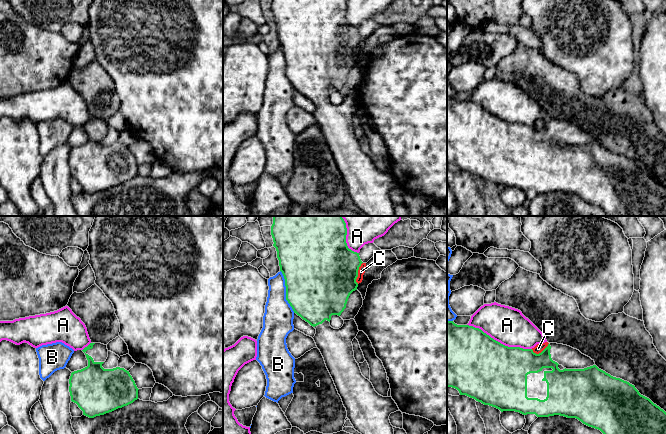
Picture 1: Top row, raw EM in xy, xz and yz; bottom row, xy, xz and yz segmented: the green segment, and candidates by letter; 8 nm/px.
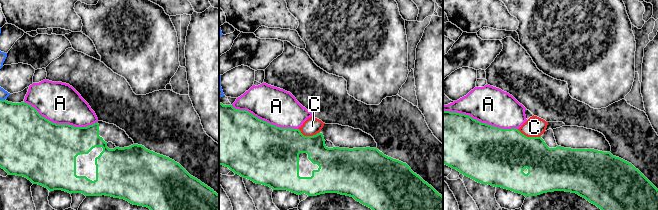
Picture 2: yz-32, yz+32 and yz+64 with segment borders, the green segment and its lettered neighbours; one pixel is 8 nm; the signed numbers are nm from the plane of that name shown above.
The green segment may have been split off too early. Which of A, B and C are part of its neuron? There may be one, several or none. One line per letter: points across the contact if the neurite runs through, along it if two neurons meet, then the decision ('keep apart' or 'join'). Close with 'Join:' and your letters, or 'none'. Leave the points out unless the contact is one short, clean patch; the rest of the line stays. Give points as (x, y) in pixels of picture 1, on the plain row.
A: keep apart
B: keep apart
C: keep apart
Join: none

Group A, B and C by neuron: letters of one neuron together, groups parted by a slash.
A / B / C

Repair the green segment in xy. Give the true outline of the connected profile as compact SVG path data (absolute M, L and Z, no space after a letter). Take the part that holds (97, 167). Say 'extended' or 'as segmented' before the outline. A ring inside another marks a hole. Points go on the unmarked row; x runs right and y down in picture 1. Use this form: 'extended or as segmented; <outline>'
extended; M90 119L82 126L88 136L88 142L71 149L69 168L71 177L83 187L83 191L94 194L112 188L133 179L138 175L138 164L129 149L135 137L129 130L120 132L118 142L113 145L104 145L102 140L108 133L107 121Z

